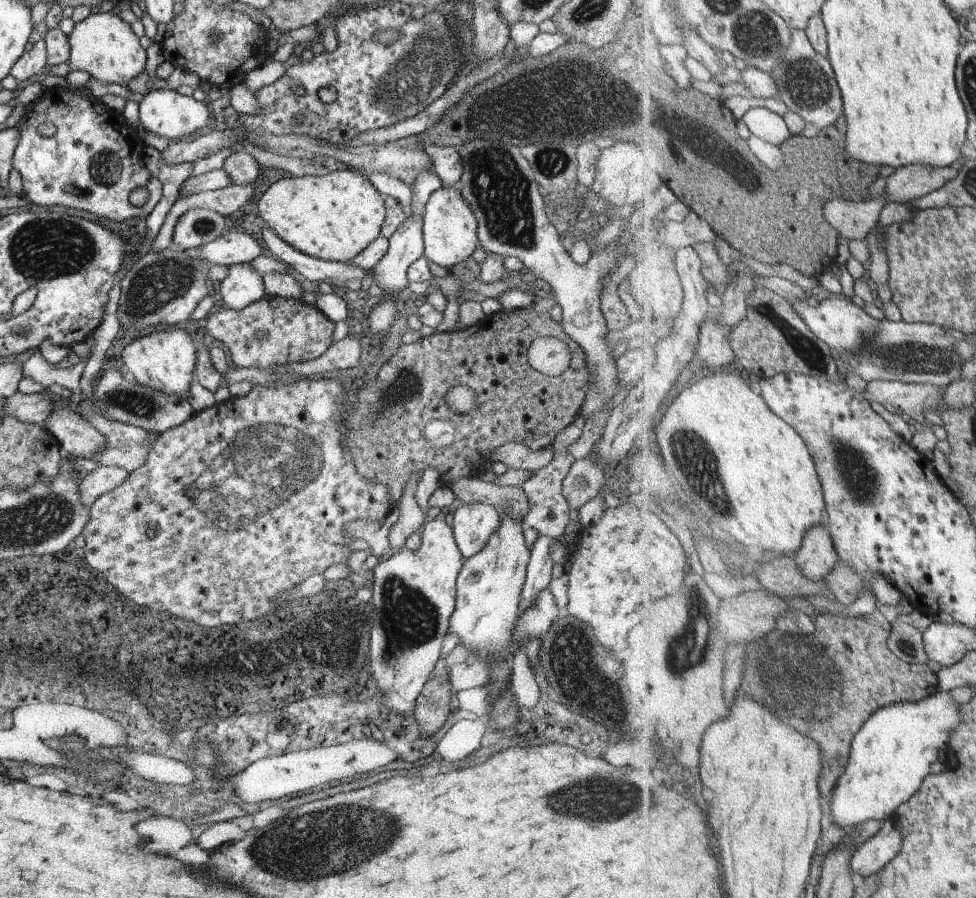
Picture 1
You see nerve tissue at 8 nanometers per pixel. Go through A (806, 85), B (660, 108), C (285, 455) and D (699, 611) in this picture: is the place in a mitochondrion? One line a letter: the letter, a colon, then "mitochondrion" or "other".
A: mitochondrion
B: mitochondrion
C: mitochondrion
D: mitochondrion

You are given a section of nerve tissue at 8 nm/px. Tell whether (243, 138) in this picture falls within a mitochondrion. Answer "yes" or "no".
no

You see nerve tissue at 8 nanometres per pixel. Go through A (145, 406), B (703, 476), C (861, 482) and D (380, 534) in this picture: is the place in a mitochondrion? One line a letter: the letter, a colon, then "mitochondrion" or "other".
A: mitochondrion
B: mitochondrion
C: mitochondrion
D: other

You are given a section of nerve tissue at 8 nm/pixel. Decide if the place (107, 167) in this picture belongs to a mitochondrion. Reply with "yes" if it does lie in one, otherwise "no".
yes

